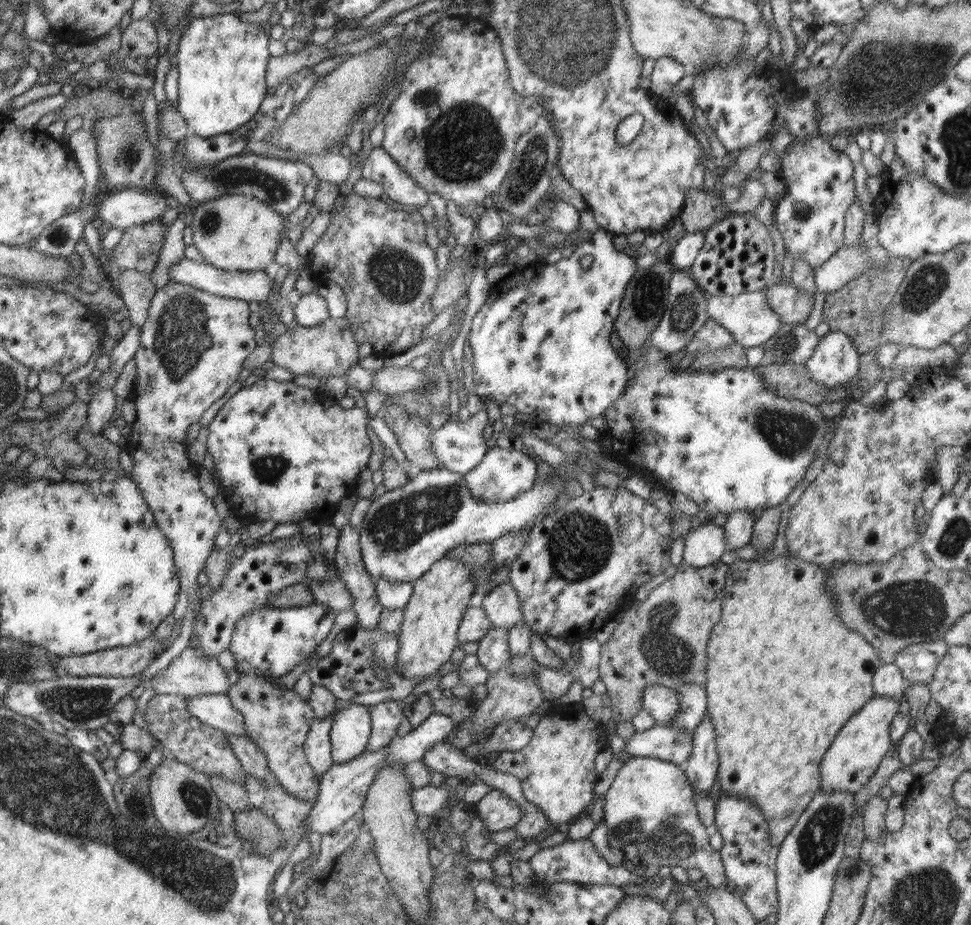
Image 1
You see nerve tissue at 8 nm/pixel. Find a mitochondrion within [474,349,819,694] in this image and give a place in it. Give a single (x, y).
(578, 546)

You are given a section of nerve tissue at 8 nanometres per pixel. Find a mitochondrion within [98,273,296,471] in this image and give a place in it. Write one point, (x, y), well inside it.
(184, 340)

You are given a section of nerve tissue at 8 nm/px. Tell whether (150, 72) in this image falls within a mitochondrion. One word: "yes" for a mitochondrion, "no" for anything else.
no

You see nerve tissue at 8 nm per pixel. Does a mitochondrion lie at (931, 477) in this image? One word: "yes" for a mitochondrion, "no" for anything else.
no

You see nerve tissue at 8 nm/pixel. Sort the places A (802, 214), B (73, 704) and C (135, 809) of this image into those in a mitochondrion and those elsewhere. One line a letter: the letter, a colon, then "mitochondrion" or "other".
A: other
B: mitochondrion
C: mitochondrion

